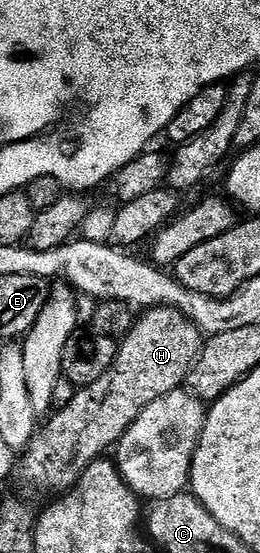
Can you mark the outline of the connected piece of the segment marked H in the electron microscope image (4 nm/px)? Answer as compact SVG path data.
M151 307L143 310L139 315L142 316L136 319L118 343L116 357L104 373L104 377L100 377L100 381L92 381L92 385L77 388L72 401L68 401L68 405L57 408L45 420L47 423L43 422L40 429L34 432L34 439L27 445L26 450L21 452L16 463L17 470L22 470L24 482L31 483L42 491L69 492L84 473L84 469L88 469L88 465L103 458L109 452L106 450L110 446L111 450L122 442L123 433L134 424L136 417L145 407L152 405L156 397L164 397L164 393L179 390L189 380L190 371L202 352L204 342L204 336L198 330L198 326L175 307Z

